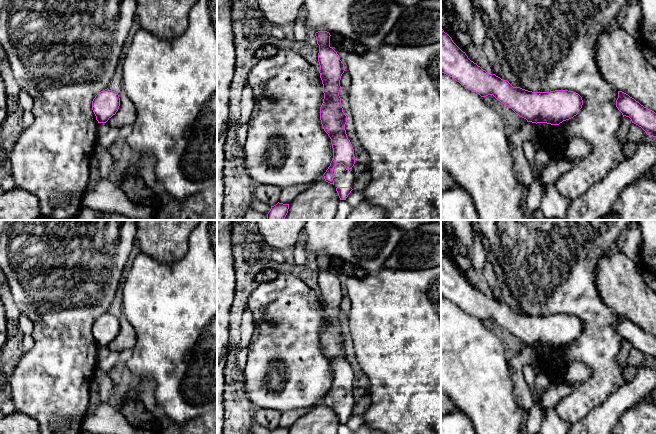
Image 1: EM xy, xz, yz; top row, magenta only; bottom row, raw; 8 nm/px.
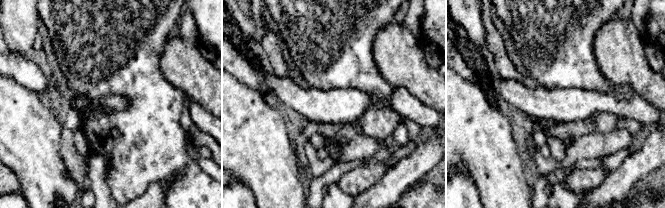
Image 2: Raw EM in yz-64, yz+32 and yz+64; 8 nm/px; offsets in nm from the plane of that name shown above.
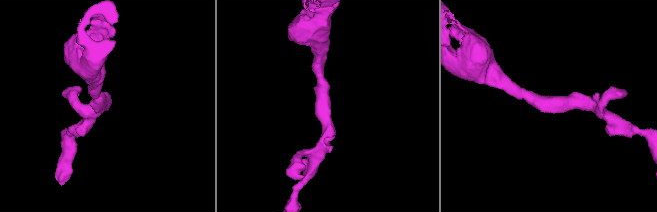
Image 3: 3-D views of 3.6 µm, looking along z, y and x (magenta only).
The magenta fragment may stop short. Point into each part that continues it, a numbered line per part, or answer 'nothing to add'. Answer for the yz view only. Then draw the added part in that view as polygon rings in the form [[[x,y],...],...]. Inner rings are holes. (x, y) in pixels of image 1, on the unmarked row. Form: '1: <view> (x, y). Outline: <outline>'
nothing to add

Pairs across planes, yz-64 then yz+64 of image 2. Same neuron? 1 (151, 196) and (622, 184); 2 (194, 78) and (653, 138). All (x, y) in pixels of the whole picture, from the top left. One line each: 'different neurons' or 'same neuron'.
1: same neuron
2: different neurons

